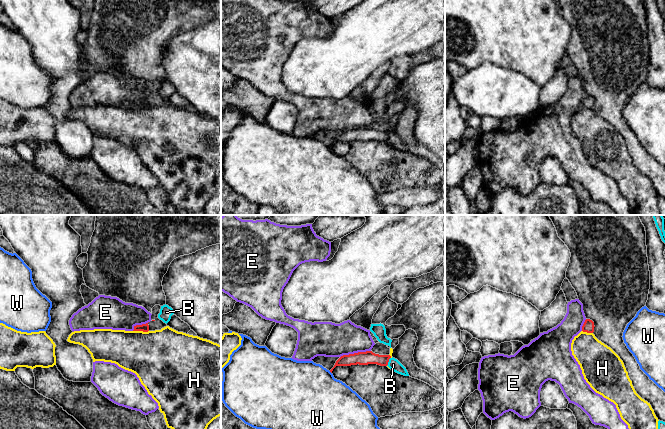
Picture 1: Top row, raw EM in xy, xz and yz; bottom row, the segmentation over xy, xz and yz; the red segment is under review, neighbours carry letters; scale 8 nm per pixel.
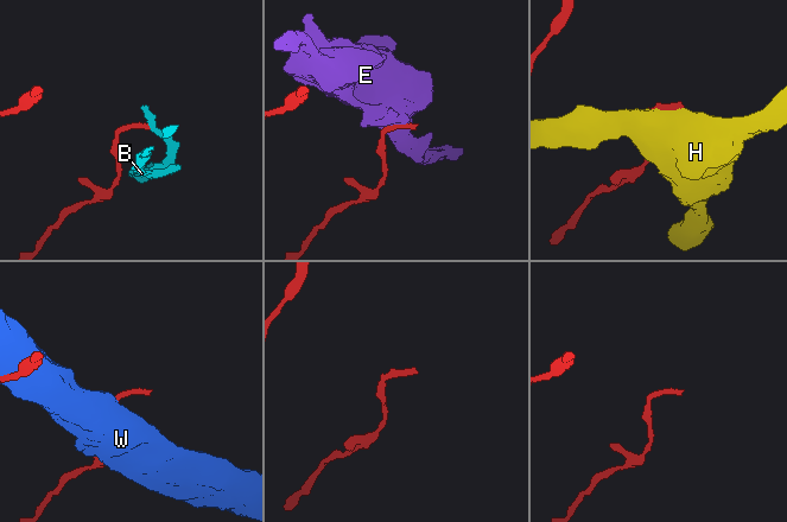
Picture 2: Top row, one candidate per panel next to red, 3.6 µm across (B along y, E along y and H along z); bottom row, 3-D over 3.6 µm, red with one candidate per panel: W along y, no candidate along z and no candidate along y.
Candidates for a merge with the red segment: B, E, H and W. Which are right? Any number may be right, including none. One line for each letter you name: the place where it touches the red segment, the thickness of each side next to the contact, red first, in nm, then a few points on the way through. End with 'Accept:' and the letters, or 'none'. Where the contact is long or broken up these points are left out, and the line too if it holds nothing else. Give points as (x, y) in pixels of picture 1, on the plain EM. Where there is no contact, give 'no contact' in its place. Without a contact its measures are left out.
Accept: none

